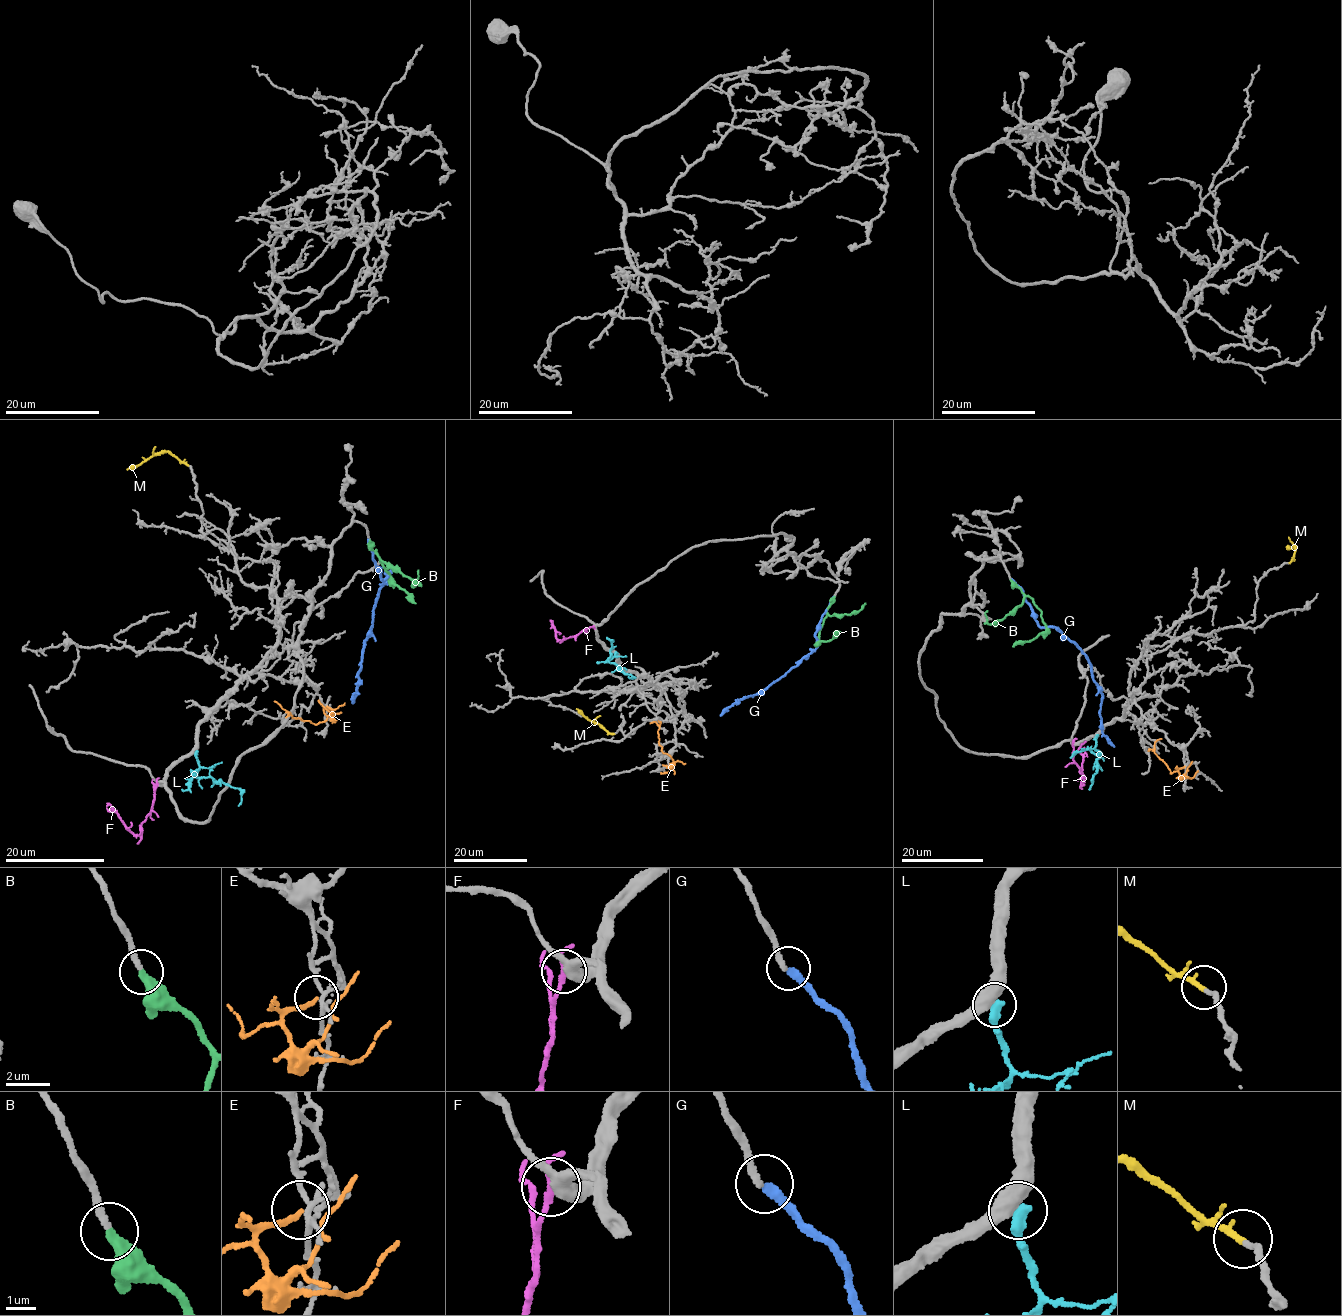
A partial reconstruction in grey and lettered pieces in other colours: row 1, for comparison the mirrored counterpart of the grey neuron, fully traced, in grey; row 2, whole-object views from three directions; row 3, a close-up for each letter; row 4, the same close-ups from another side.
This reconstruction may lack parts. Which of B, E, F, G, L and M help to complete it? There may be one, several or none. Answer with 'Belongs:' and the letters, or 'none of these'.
Belongs: B, M

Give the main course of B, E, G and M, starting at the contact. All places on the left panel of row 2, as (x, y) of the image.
B: (369, 540), (384, 570), (415, 603)
E: (326, 706), (332, 711), (325, 720), (314, 723), (296, 719), (274, 701)
G: (368, 540), (382, 578), (392, 571), (377, 596), (373, 625), (365, 642), (357, 691), (352, 703)
M: (188, 465), (163, 451), (126, 469)

